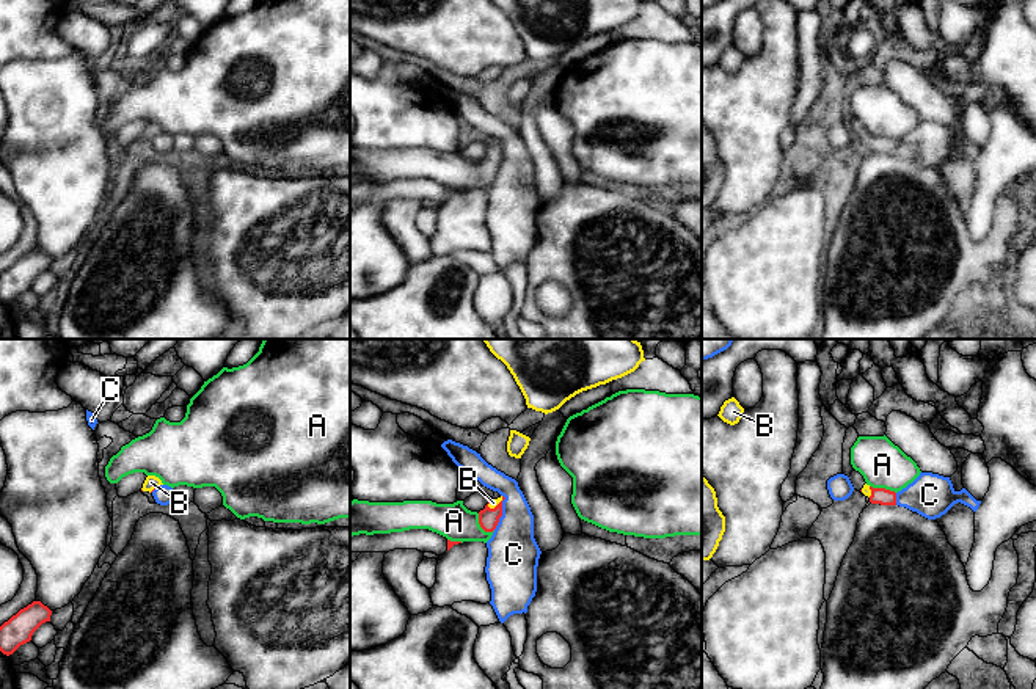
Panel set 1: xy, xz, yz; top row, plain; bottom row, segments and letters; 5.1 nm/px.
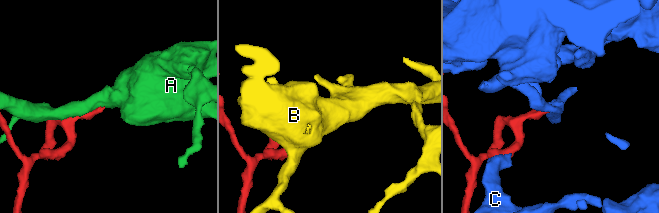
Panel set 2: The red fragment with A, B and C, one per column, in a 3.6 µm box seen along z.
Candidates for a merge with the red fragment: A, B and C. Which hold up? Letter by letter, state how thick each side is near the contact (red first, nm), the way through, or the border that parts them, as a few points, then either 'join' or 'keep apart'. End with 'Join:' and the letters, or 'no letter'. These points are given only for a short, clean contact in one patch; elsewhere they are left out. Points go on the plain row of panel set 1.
A: 110 nm thick on the red side, 190 nm on the other; keep apart
B: 110 nm thick on the red side, 50 nm on the other; runs through xz (488, 167), (496, 154), (493, 151); join
C: 110 nm thick on the red side, 260 nm on the other; keep apart
Join: B

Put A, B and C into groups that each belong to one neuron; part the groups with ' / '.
A / B / C

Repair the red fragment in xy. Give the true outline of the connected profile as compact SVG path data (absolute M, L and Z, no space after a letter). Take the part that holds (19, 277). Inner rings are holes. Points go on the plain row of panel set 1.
M33 250L0 275L0 300L13 303L20 293L31 289L33 281L50 270L52 259L41 250Z

